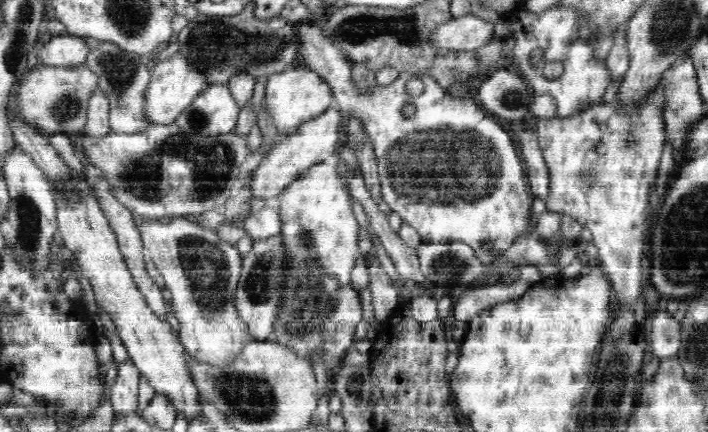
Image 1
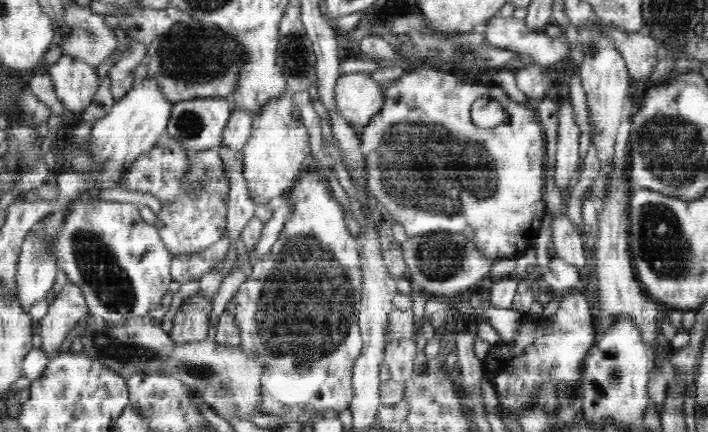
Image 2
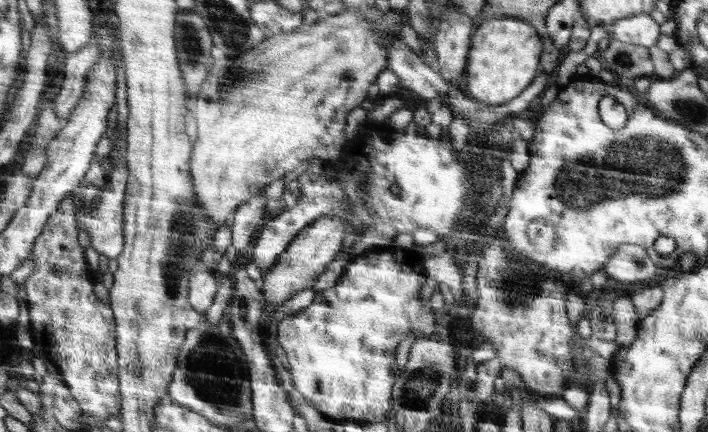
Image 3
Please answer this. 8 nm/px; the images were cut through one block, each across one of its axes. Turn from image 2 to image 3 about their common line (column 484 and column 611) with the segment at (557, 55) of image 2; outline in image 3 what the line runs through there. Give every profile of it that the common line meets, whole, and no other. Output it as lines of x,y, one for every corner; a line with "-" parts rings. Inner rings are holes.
637,14
634,17
614,21
609,26
609,31
609,36
614,40
648,48
656,44
660,36
660,26
648,14

